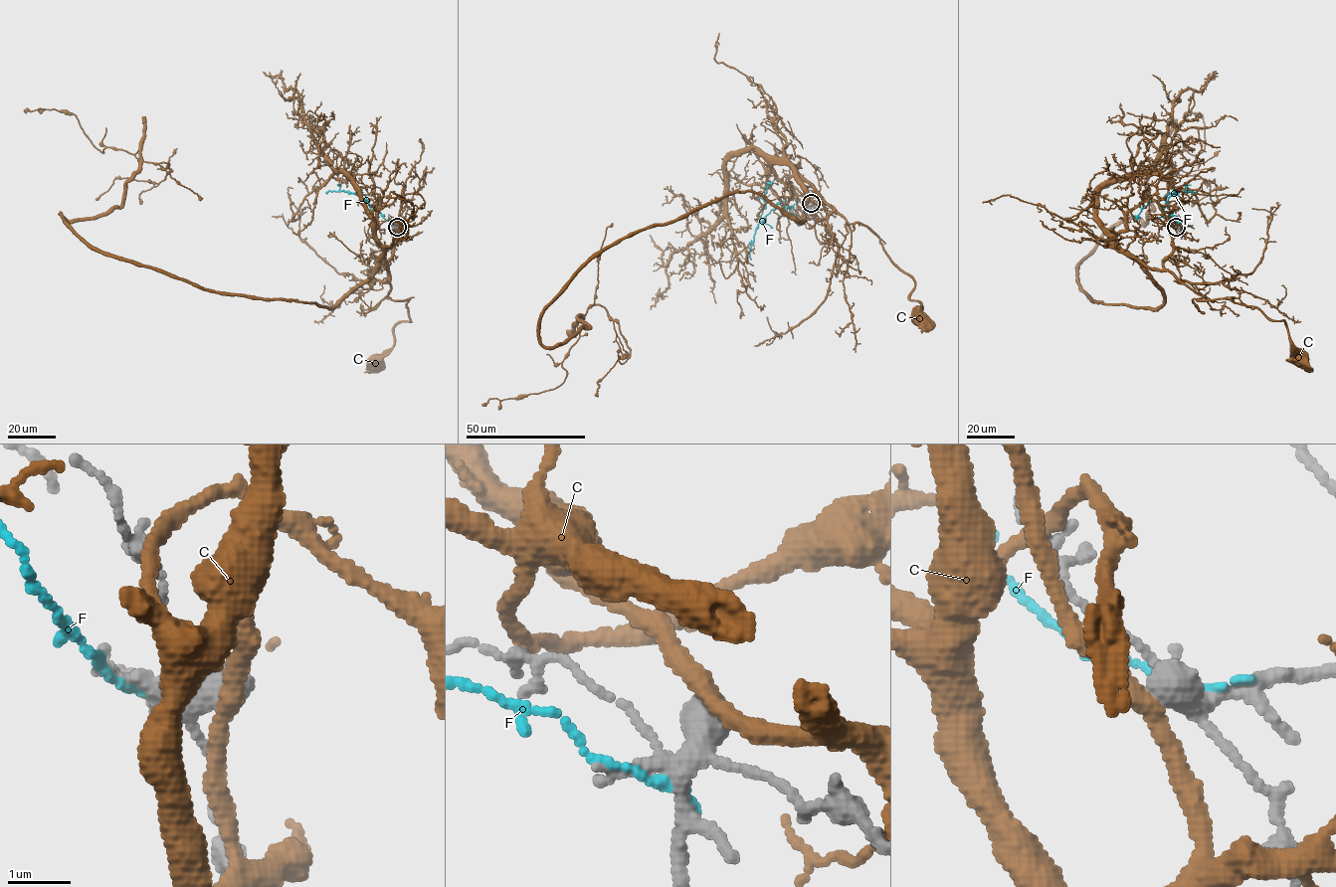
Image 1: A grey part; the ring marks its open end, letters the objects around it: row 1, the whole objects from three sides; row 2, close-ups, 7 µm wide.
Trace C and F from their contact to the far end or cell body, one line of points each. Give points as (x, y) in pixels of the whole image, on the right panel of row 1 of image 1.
C: (1175, 227), (1173, 253), (1164, 268), (1203, 296), (1197, 299), (1228, 299), (1284, 320), (1302, 359)
F: (1177, 227), (1169, 223), (1169, 213), (1162, 208), (1170, 193), (1151, 201), (1134, 222)

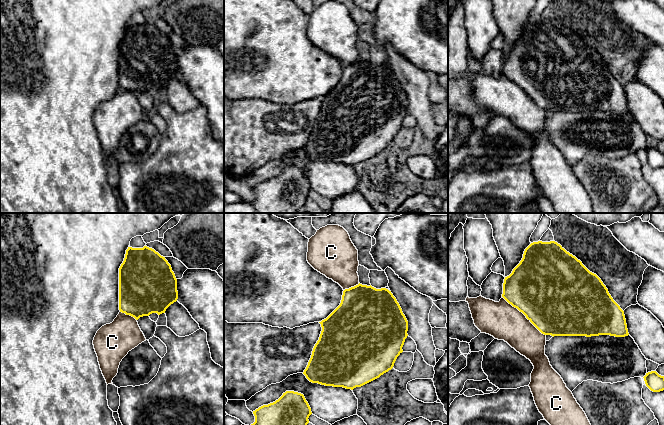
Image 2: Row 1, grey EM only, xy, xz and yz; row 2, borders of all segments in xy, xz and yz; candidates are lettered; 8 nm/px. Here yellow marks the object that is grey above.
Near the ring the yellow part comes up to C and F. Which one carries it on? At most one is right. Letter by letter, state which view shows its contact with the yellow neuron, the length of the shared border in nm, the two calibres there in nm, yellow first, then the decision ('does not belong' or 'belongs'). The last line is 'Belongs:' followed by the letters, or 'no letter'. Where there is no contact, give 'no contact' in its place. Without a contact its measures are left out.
C: contact in yz; length 480 nm; calibres 500 and 300 nm; does not belong
F: no contact; does not belong
Belongs: no letter

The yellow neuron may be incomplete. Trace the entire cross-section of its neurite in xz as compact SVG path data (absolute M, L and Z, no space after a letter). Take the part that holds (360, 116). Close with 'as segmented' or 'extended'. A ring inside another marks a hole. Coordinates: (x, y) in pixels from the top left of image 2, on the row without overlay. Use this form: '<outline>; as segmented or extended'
M360 59L345 65L340 81L319 99L322 107L303 150L312 159L351 166L391 146L408 112L408 97L391 67Z; as segmented

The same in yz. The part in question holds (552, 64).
M555 17L550 18L533 18L524 27L523 34L520 39L513 45L512 49L505 53L503 59L503 70L502 73L513 83L517 84L522 88L526 94L544 111L551 112L599 112L599 111L610 111L615 113L628 112L628 105L624 87L620 82L613 76L608 68L608 65L603 60L601 55L594 49L590 48L580 36L575 32L567 28L560 20Z; as segmented

